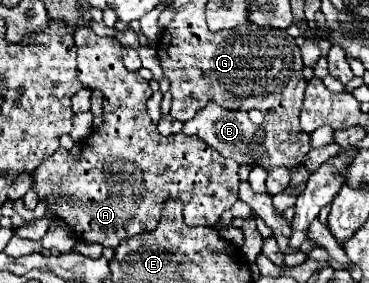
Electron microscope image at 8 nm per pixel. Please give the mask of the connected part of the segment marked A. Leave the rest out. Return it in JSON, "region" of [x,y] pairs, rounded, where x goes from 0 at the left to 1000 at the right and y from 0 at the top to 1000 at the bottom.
{"region":[[[209,102],[203,110],[203,159],[209,159],[209,279],[236,314],[268,314],[285,343],[279,364],[279,442],[263,449],[225,505],[225,555],[203,576],[187,534],[160,527],[144,555],[122,562],[111,590],[95,604],[95,675],[106,703],[127,703],[133,739],[149,767],[171,774],[220,852],[274,859],[279,873],[317,873],[344,837],[377,830],[382,816],[415,816],[436,774],[436,746],[458,703],[480,703],[496,717],[496,774],[523,795],[572,795],[583,802],[610,746],[642,710],[648,668],[648,583],[631,562],[593,548],[572,527],[556,498],[534,484],[512,484],[501,470],[442,484],[431,477],[425,449],[409,435],[393,364],[409,343],[404,293],[377,265],[339,244],[328,208],[328,152],[312,131],[268,131],[247,102]]]}

